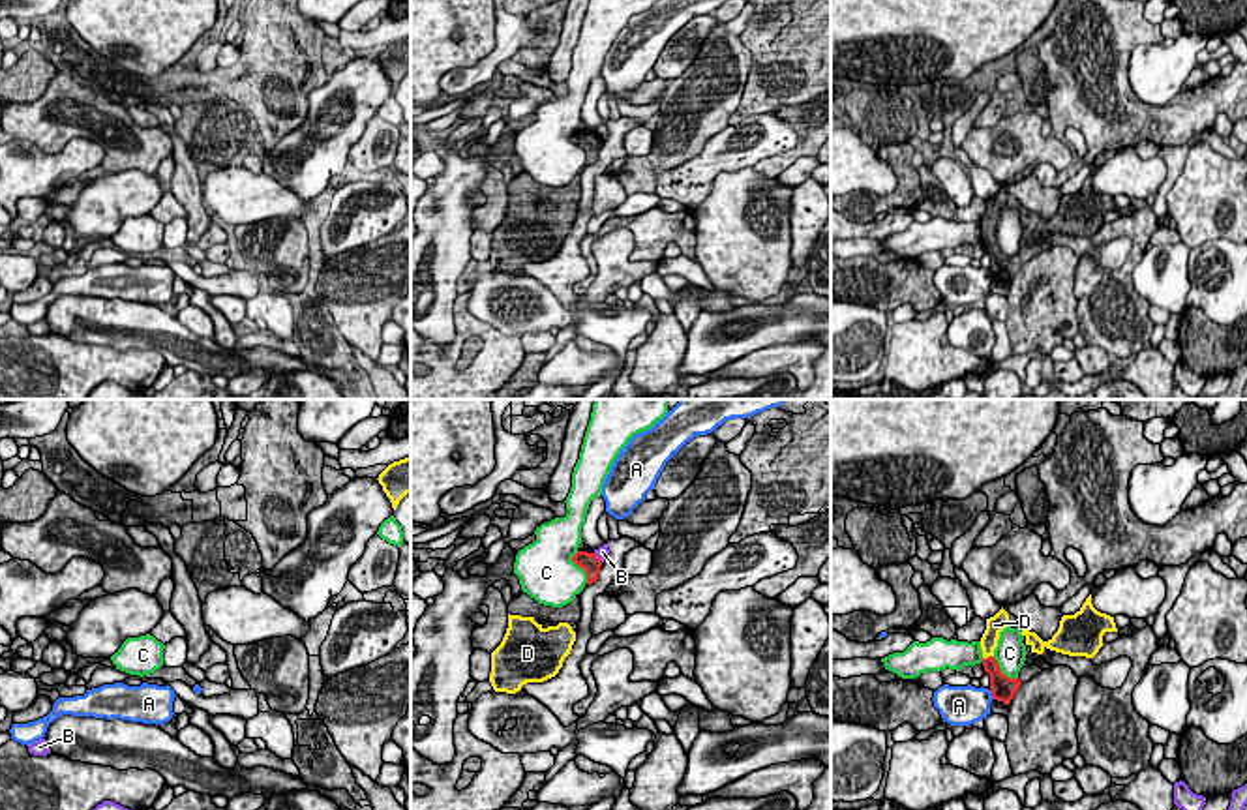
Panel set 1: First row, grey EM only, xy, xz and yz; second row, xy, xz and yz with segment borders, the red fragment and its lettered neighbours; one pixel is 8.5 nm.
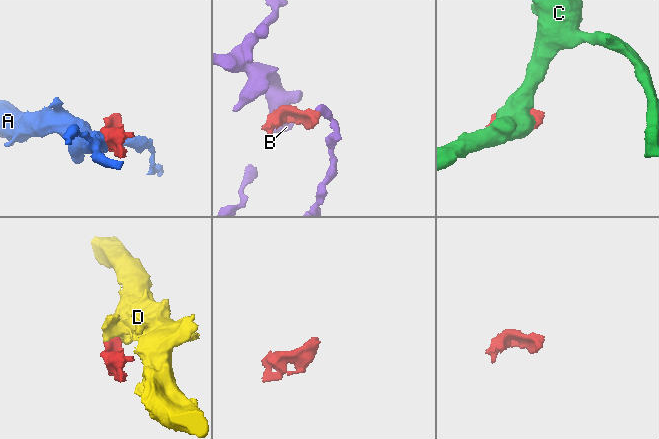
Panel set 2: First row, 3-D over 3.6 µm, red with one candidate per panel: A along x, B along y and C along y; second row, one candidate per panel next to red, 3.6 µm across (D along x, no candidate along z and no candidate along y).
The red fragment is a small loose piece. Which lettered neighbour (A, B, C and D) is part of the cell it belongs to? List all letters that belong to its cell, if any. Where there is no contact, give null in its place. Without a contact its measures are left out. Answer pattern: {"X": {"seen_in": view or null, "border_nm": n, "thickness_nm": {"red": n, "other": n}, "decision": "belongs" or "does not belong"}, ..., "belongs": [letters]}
{"A": {"seen_in": "yz", "border_nm": 100, "thickness_nm": {"red": 220, "other": 320}, "decision": "does not belong"}, "B": {"seen_in": "xz", "border_nm": 120, "thickness_nm": {"red": 160, "other": 120}, "decision": "does not belong"}, "C": {"seen_in": "xz", "border_nm": 280, "thickness_nm": {"red": 160, "other": 440}, "decision": "does not belong"}, "D": {"seen_in": "yz", "border_nm": 100, "thickness_nm": {"red": 170, "other": 160}, "decision": "belongs"}, "belongs": ["D"]}

